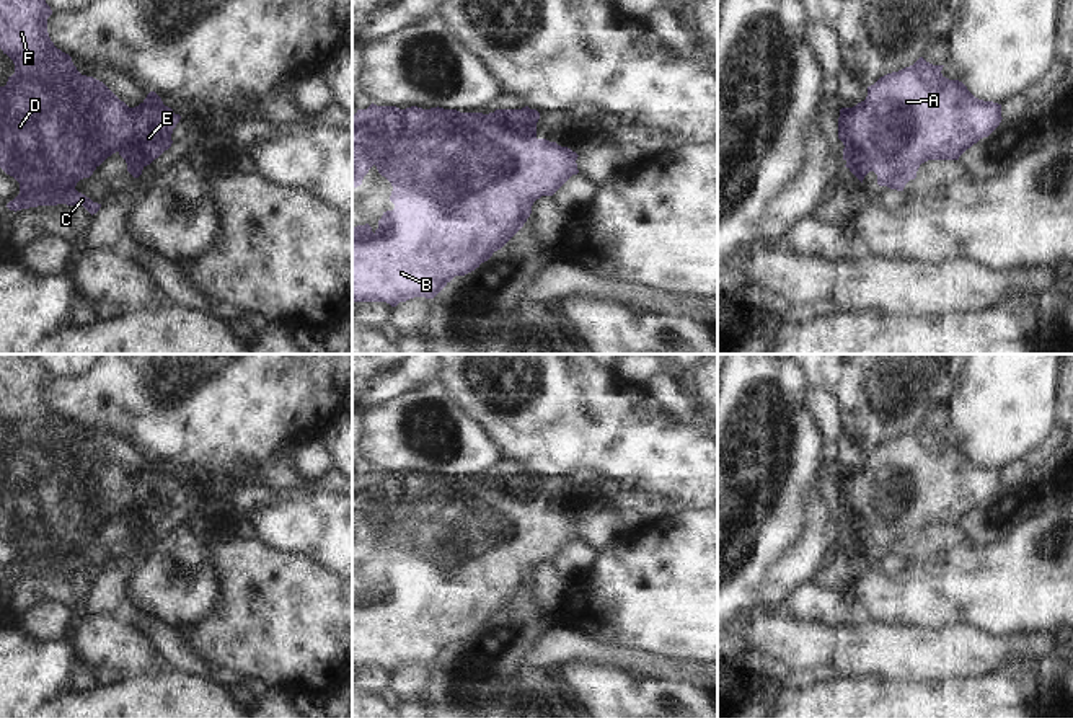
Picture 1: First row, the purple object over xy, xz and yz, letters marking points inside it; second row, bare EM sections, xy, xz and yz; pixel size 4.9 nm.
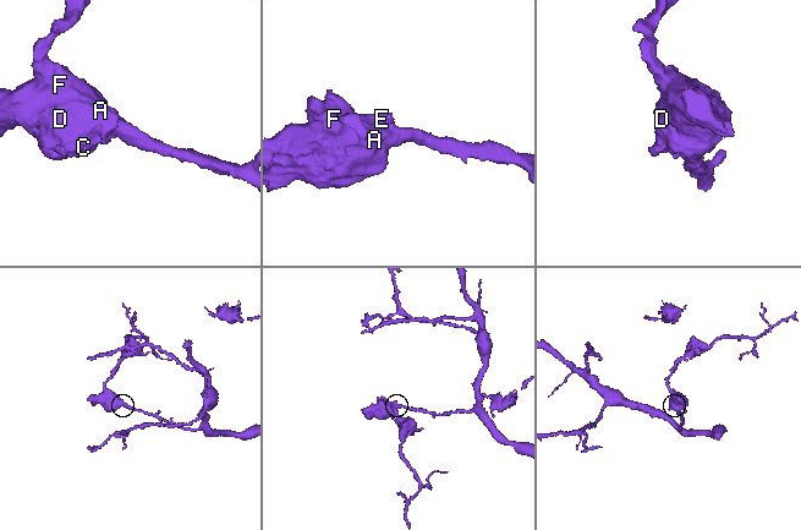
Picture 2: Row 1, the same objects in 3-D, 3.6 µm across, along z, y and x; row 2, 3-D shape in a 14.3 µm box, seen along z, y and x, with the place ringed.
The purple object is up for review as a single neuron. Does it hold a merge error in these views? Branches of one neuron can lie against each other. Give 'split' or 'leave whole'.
leave whole

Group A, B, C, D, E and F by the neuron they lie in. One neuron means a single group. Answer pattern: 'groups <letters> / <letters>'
groups A B C D E F

